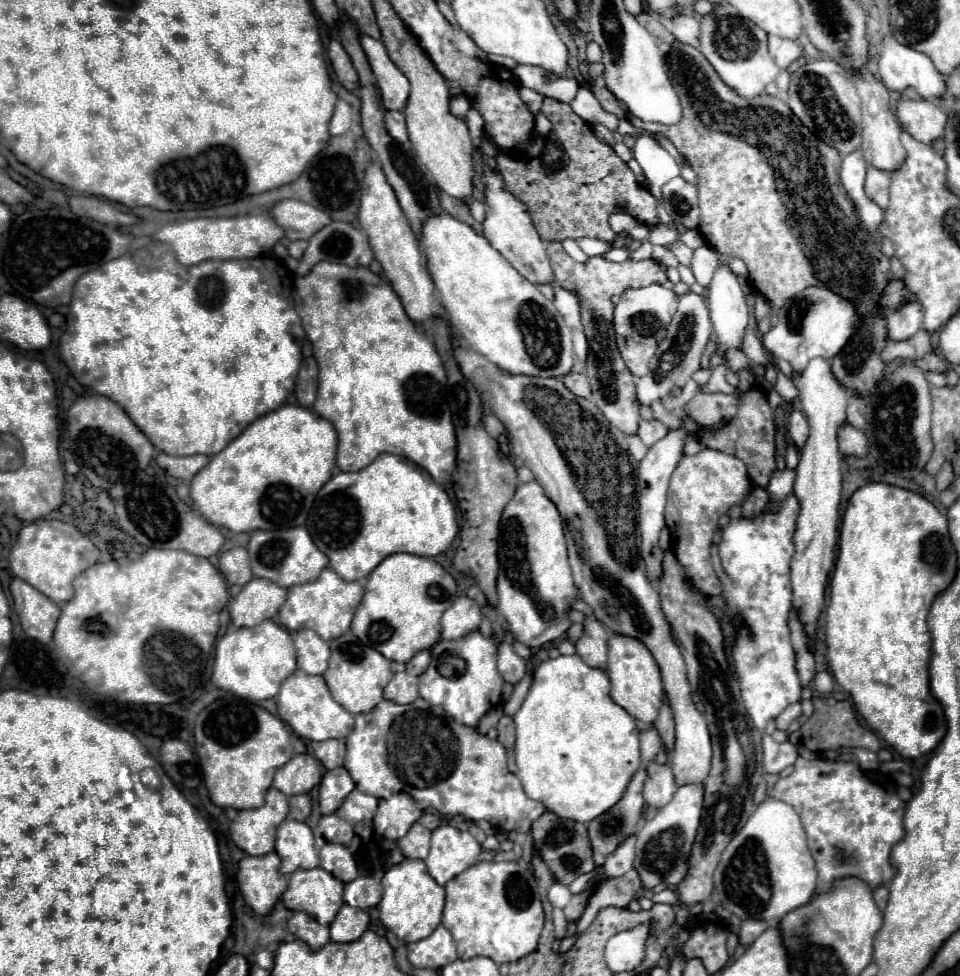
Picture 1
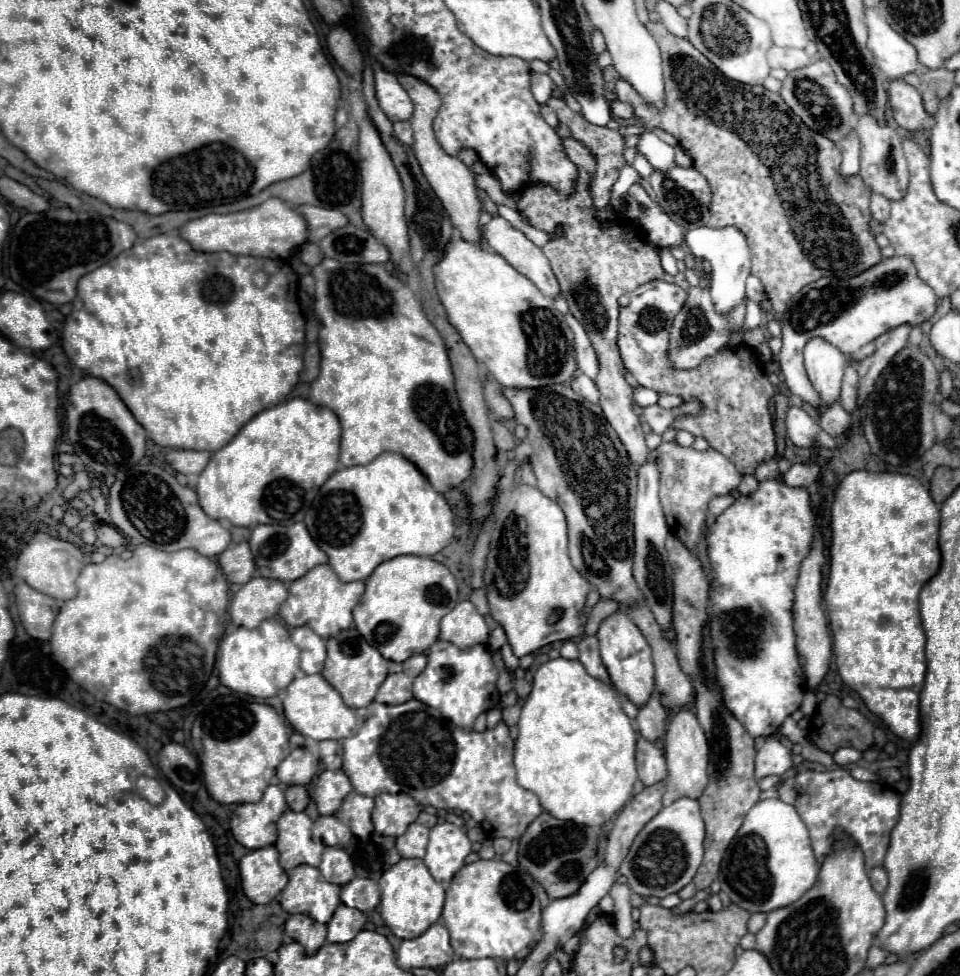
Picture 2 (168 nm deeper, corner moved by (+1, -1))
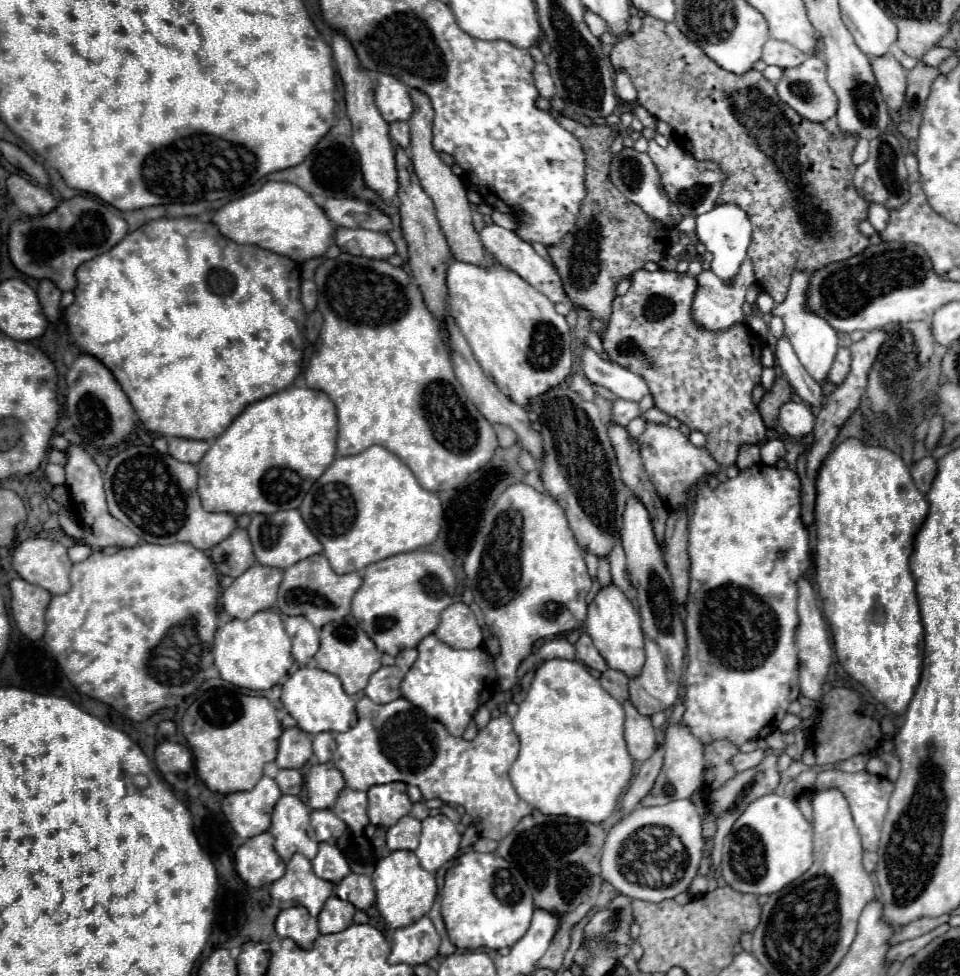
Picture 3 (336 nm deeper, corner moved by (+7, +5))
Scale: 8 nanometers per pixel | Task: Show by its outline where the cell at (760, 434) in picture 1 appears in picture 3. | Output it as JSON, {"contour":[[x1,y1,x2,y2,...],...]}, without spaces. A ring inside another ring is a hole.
{"contour":[[638,269,632,275,632,287,628,293,614,297,608,327,602,333,602,347,612,363,644,377,654,397,654,405,660,411,680,419,680,423,688,425,692,431,702,431,706,435,706,451,720,463,720,467,730,467,736,463,738,447,742,443,758,445,766,439,766,427,752,401,752,391,760,383,760,353,764,345,744,323,732,327,732,331,704,331,704,327,696,327,696,323,692,323,694,293,696,277,688,273,664,269,650,273]]}

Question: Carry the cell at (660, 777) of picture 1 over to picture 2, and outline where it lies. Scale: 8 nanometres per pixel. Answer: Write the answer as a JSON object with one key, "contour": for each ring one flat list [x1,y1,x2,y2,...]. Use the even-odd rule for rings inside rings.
{"contour":[[638,737,636,745,636,763,638,763,638,777,642,785,656,785,658,781,666,779,666,759,664,753,650,741]]}

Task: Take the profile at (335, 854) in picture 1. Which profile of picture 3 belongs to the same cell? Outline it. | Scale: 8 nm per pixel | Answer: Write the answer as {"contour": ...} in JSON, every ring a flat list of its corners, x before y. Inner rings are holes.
{"contour":[[320,843,318,855,312,859,312,867,314,873,330,883,340,883,340,879,344,879,344,875,350,873,350,866,345,855,340,853,340,849,336,845,330,843]]}

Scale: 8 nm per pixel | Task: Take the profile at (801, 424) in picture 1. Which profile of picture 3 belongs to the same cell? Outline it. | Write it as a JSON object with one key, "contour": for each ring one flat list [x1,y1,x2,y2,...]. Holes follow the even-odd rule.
{"contour":[[788,401,780,409,778,423,790,437,804,437,814,429,814,415,804,401]]}

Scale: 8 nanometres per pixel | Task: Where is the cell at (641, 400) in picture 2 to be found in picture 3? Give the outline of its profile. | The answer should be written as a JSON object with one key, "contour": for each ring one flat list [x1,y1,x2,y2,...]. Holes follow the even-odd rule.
{"contour":[[584,345,584,373,592,383,610,389,616,397,638,403,644,395,648,395,648,385,640,375,604,361,588,345]]}

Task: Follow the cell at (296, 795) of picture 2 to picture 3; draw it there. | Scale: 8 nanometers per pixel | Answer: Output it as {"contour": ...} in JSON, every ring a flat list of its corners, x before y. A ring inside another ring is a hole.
{"contour":[[280,769,274,779,276,779,282,793,298,795,302,789,302,775,298,769]]}

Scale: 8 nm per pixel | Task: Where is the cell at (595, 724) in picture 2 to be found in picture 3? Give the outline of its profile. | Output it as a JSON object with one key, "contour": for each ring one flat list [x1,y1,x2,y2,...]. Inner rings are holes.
{"contour":[[552,659,538,667,530,689,518,707,512,725,520,739,520,753,510,767,510,779,520,799,544,815,568,815,590,823,602,823,612,817,634,771,634,761,624,743,622,705,602,689,600,681,594,679,580,661]]}

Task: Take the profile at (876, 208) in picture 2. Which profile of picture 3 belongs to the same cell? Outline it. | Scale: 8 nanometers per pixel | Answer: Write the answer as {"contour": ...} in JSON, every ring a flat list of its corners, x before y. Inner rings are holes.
{"contour":[[870,203,870,211,868,211,868,221,872,223,872,227,882,233,886,223,888,223,888,209,884,205,878,203]]}

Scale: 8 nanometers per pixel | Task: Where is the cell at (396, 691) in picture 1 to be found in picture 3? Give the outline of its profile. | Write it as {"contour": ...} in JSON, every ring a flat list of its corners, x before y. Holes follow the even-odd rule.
{"contour":[[380,667,368,681,364,693,374,703,390,703,392,699,400,697,400,683,404,673,398,667]]}

